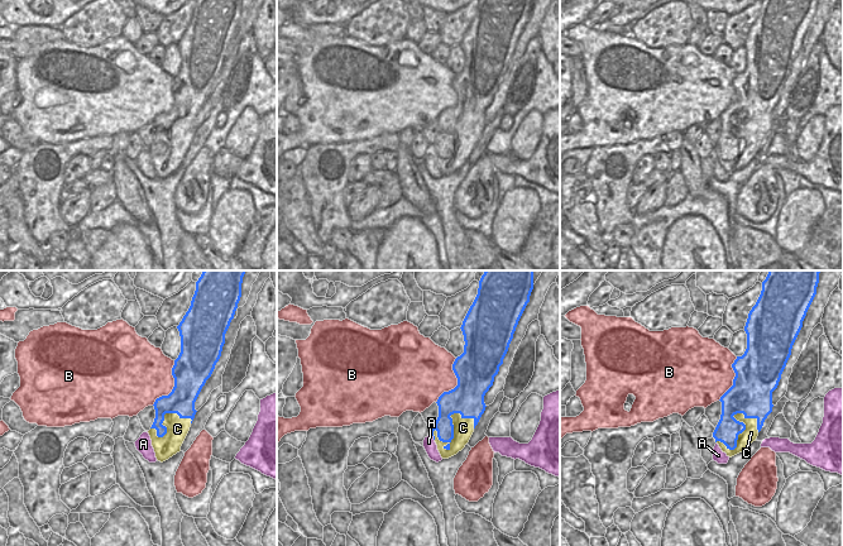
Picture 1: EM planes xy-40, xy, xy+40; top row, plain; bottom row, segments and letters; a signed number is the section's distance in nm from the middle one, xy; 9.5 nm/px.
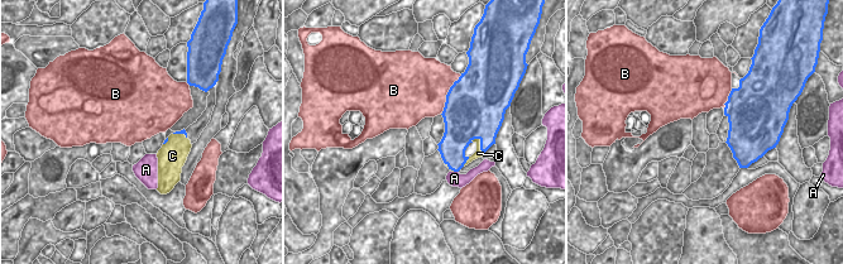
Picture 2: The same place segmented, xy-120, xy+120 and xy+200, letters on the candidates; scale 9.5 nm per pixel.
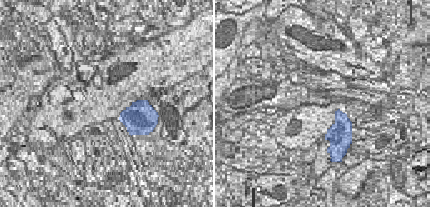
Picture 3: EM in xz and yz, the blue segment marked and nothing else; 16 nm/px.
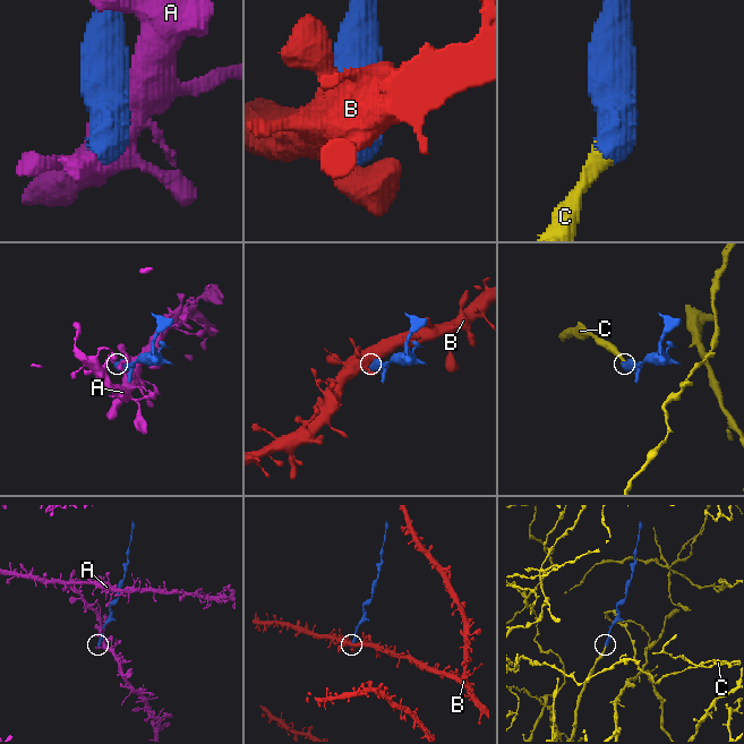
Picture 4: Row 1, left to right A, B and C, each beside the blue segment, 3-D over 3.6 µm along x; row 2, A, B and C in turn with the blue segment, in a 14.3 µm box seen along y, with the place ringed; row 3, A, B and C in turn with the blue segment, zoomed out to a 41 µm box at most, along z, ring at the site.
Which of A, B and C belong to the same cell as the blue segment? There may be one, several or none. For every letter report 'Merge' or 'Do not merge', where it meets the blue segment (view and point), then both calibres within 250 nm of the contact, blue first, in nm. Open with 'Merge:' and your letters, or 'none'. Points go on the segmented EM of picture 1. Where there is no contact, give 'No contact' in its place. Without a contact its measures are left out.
Merge: C
A: Do not merge. Touches blue at xy (434, 437). Thickness 170 nm (blue) against 120 nm
B: Do not merge. Touches blue at xy-40 (175, 386). Thickness 360 nm (blue) against 420 nm
C: Merge. Touches blue at xy (453, 425). Thickness 260 nm (blue) against 190 nm.

